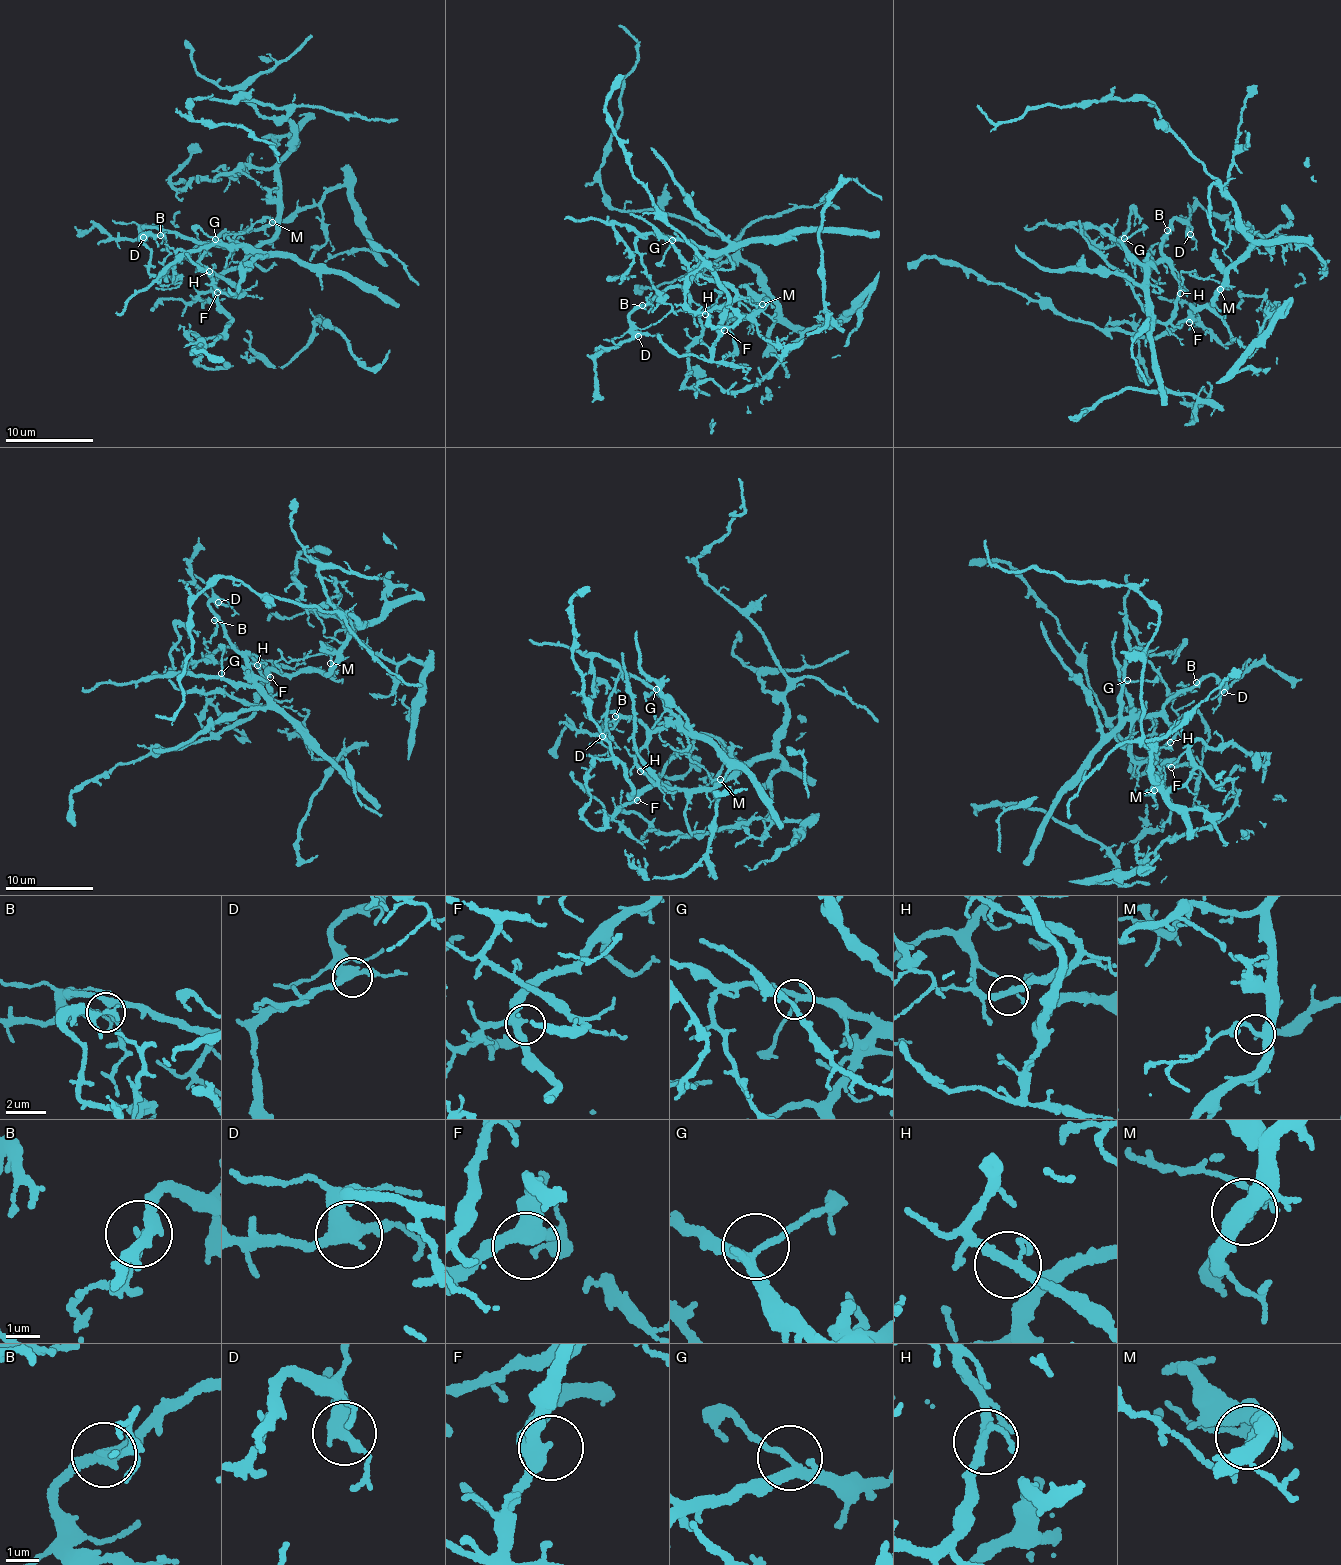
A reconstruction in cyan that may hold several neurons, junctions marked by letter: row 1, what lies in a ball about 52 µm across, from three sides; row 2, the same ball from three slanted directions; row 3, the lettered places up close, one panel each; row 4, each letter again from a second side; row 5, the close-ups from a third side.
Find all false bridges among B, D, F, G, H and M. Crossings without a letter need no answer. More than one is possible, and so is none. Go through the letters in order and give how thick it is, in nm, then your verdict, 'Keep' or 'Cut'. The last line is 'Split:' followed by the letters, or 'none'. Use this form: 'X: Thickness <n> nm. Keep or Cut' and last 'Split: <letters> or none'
B: Thickness 220 nm. Keep
D: Thickness 360 nm. Keep
F: Thickness 380 nm. Keep
G: Thickness 240 nm. Keep
H: Thickness 220 nm. Keep
M: Thickness 320 nm. Keep
Split: none

